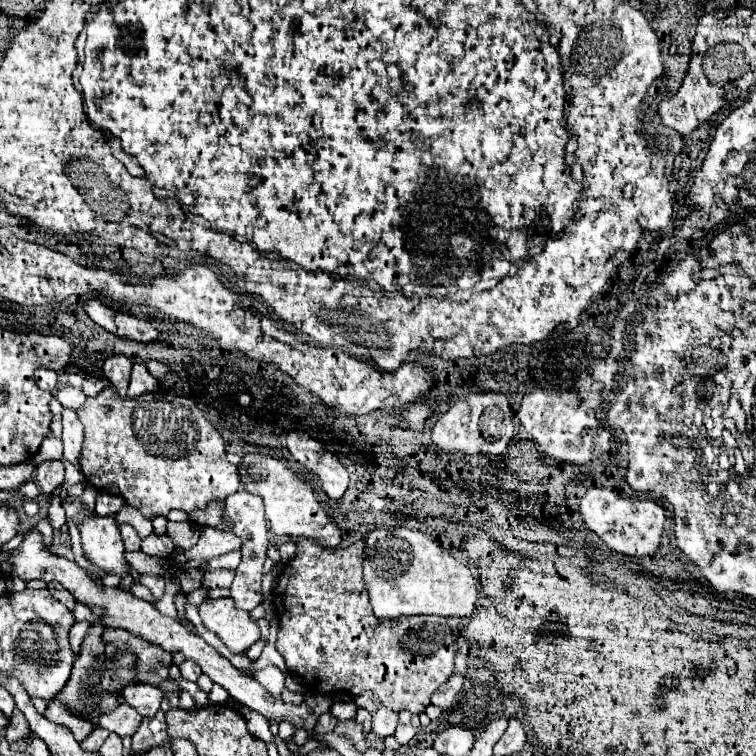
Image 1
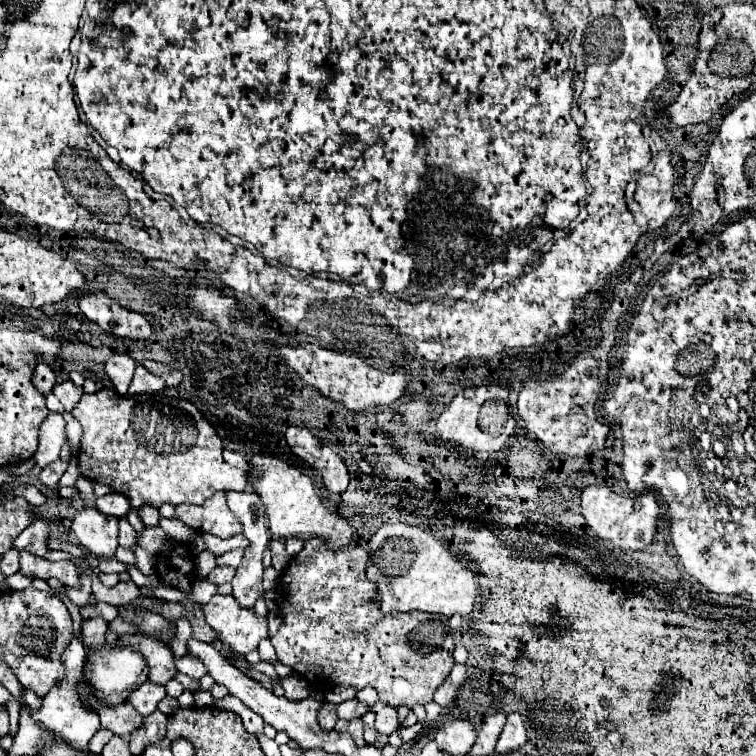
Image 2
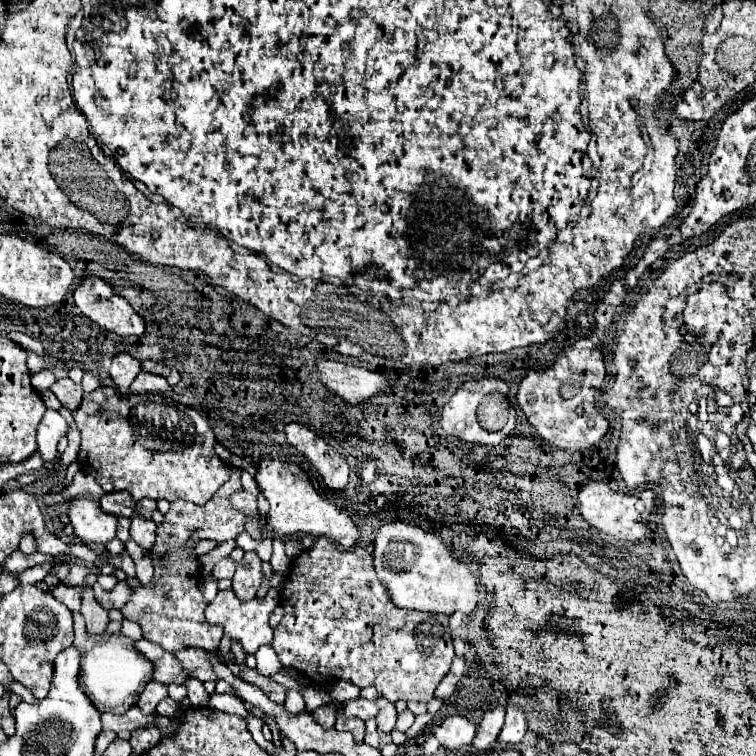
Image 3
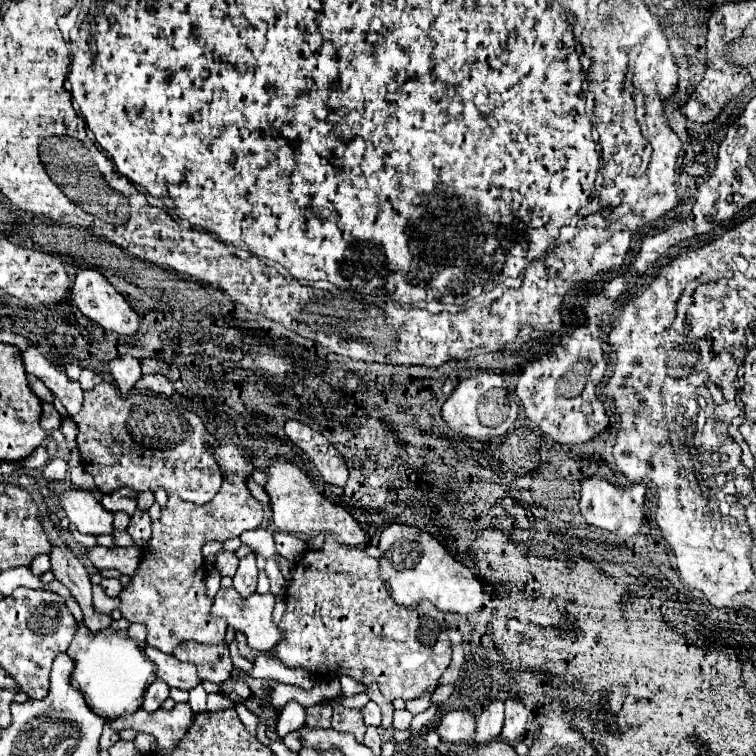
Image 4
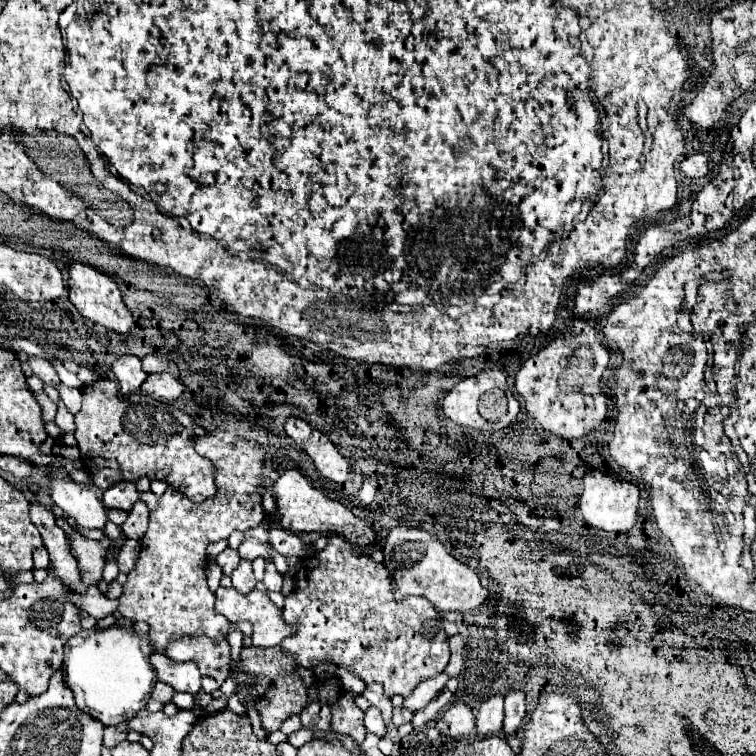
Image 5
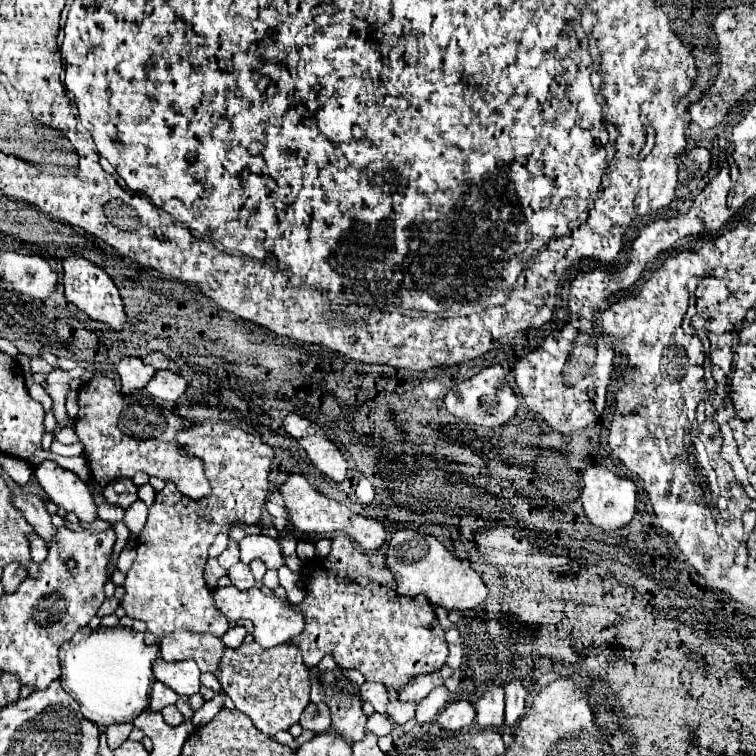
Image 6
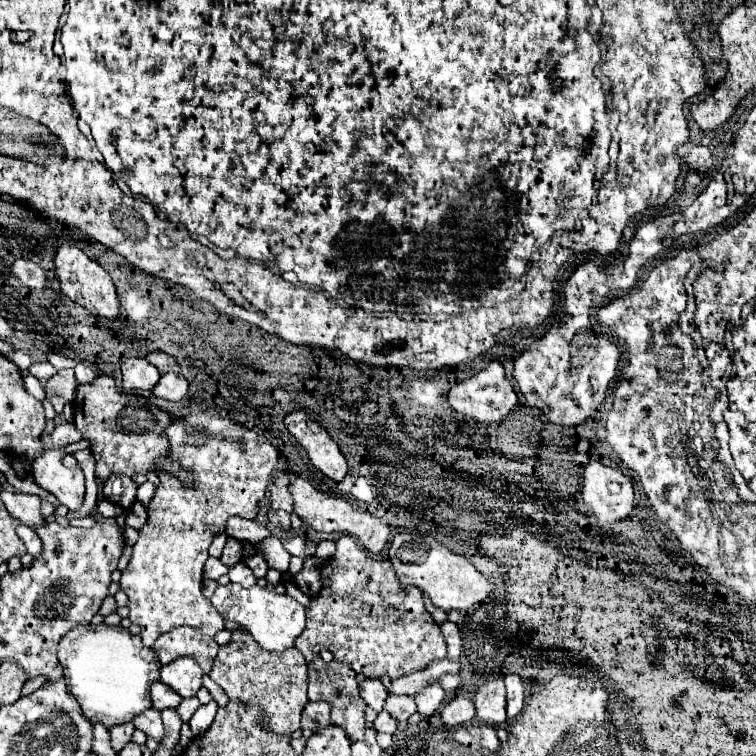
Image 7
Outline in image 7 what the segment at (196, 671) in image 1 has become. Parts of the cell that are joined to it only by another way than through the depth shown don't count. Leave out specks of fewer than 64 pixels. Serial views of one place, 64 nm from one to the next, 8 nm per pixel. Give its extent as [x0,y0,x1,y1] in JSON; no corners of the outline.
[154,628,218,674]

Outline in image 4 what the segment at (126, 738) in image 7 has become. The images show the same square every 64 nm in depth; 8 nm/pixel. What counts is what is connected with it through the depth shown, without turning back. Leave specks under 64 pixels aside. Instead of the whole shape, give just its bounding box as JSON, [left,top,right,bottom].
[100,726,120,750]

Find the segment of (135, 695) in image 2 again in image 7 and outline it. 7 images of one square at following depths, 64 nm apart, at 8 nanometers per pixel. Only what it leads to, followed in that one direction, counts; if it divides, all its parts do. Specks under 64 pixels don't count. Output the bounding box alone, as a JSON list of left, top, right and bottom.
[150,682,182,710]

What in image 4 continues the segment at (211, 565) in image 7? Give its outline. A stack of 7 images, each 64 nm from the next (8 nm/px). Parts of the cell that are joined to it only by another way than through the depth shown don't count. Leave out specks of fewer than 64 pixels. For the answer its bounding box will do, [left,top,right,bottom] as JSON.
[206,566,220,596]

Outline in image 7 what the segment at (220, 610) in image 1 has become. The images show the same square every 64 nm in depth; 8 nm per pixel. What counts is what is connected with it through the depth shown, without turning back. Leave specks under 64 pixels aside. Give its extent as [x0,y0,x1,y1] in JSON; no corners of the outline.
[210,582,306,652]

